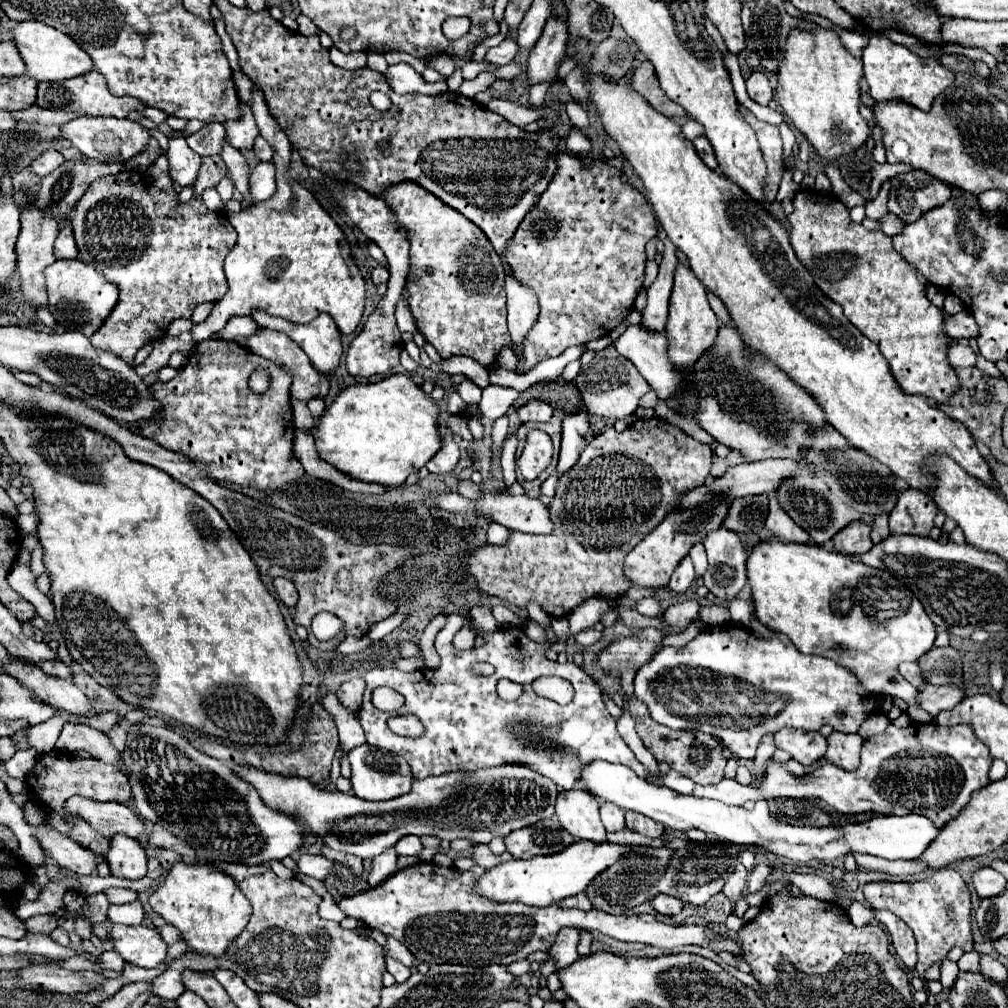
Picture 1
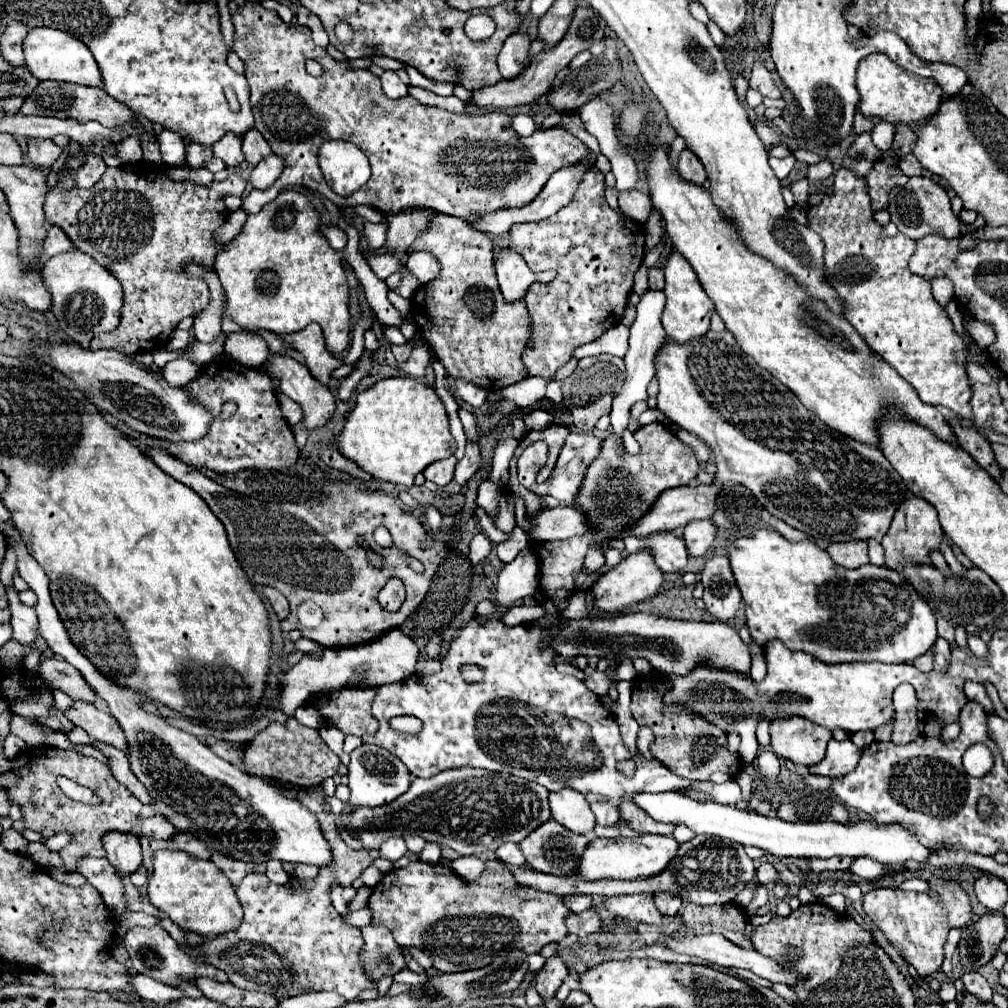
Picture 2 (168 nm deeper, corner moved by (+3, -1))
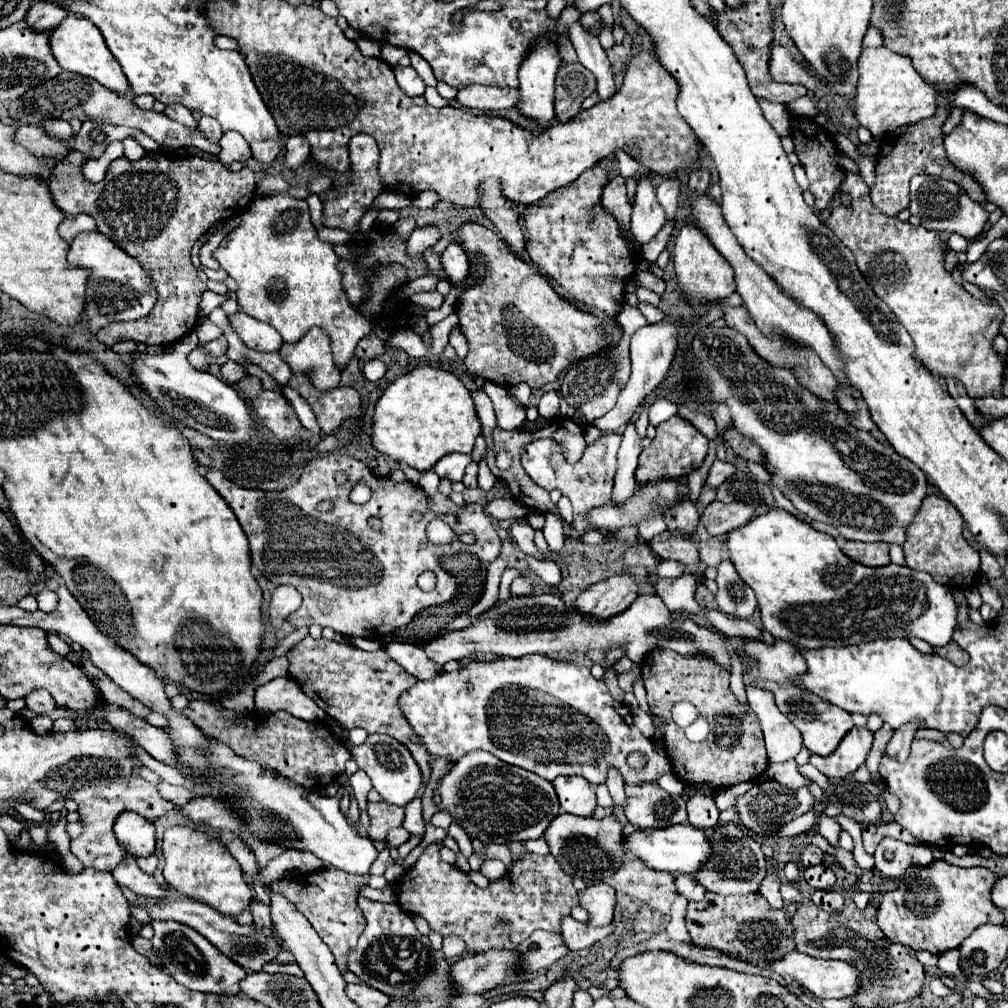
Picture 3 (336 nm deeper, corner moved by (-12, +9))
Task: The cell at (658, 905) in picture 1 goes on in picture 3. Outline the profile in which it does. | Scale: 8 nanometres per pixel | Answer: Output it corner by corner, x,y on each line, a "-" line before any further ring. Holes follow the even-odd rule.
691,875
677,877
675,885
677,885
677,893
683,895
687,901
701,901
705,895
705,889

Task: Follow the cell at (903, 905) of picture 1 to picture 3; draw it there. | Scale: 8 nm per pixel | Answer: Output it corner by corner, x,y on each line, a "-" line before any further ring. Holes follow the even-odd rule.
933,861
929,867
923,867
919,871
907,873
901,879
901,885
897,891
881,893
879,895
879,909
877,909
877,923
887,939
907,945
915,951
929,951
935,955
941,955
953,947
959,947
967,935
973,933
973,929
981,923
999,923
1001,913
991,901
991,887
995,883
993,871
987,867
957,867
947,861

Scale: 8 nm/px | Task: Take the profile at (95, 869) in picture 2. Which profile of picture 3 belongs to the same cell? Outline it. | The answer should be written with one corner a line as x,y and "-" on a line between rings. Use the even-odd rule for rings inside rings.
125,855
123,861
121,861
111,873
113,873
113,877
115,877
115,881
117,881
119,887
125,887
125,889
133,891
135,895
159,897
159,899
171,895
171,891
161,889
151,875
143,873
143,871
139,869
135,857
131,857
131,855

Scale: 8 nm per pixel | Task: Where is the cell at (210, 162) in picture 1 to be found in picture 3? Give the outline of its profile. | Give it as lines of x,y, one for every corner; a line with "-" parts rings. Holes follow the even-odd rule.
203,117
203,119
199,121
199,129
203,131
203,135
205,135
211,143
219,143
219,139
223,137
223,131
221,131
219,123
217,123
215,119
211,119
211,117

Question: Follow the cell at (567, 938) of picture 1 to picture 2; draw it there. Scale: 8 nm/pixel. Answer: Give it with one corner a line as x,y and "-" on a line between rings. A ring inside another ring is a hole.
552,955
550,959
546,959
546,965
538,971
536,975
536,991
538,995
548,1001
556,995
558,987
564,983
564,977
568,975
566,965
562,963
562,959
558,955

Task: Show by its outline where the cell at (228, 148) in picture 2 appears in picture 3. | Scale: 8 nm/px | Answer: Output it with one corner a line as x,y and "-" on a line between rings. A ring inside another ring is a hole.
227,131
227,133
221,137
219,145
221,145
219,159
221,159
221,163
225,163
225,165
229,165
229,163
233,163
233,161
245,163
245,161
249,161
249,159
253,157
249,143
247,143
243,137
239,137
239,133
235,133
235,131

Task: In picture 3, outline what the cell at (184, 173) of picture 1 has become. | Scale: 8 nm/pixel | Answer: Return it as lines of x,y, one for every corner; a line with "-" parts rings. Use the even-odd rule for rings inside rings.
171,105
171,107
167,107
167,109
165,109
165,115
167,115
169,119
179,121
181,125
185,125
185,127
189,127
189,129
197,129
195,117
193,117
191,111
189,111
187,107
183,107
183,105

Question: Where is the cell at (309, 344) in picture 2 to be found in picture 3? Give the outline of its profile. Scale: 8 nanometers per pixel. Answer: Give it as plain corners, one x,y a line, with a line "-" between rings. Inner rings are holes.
313,327
297,343
285,343
279,353
281,353
283,361
287,361
291,365
293,373
311,373
313,385
317,389
321,389
321,391
333,389
341,381
341,369
335,365
333,353
331,353
331,339
329,339
329,335
321,327

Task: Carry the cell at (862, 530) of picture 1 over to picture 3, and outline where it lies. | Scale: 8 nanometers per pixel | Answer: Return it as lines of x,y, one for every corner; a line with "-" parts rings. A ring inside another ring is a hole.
845,541
843,553
853,561
869,567
881,567
889,563
889,545
887,543
863,543
863,541

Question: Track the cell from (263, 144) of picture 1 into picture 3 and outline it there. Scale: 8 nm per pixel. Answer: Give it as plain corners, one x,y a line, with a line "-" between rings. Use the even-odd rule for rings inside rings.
277,137
277,139
265,139
265,141
253,141
251,143
251,151
253,151
253,157
261,163
271,163
279,151
283,149
283,137

